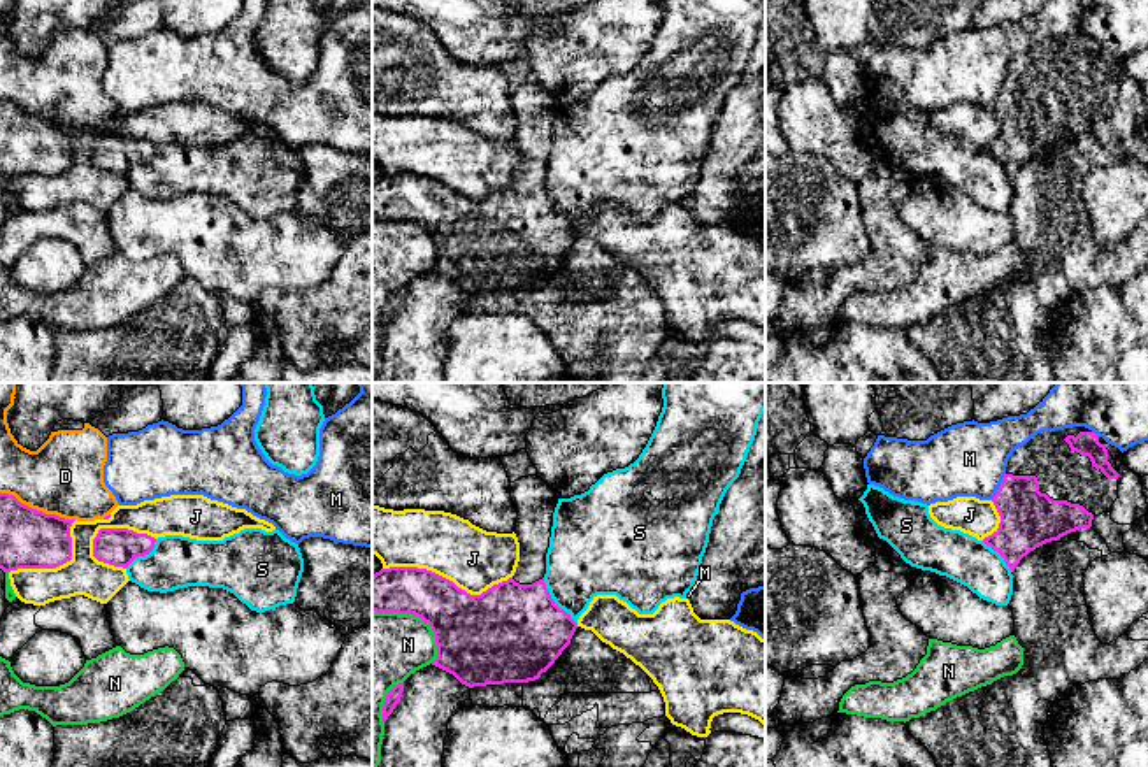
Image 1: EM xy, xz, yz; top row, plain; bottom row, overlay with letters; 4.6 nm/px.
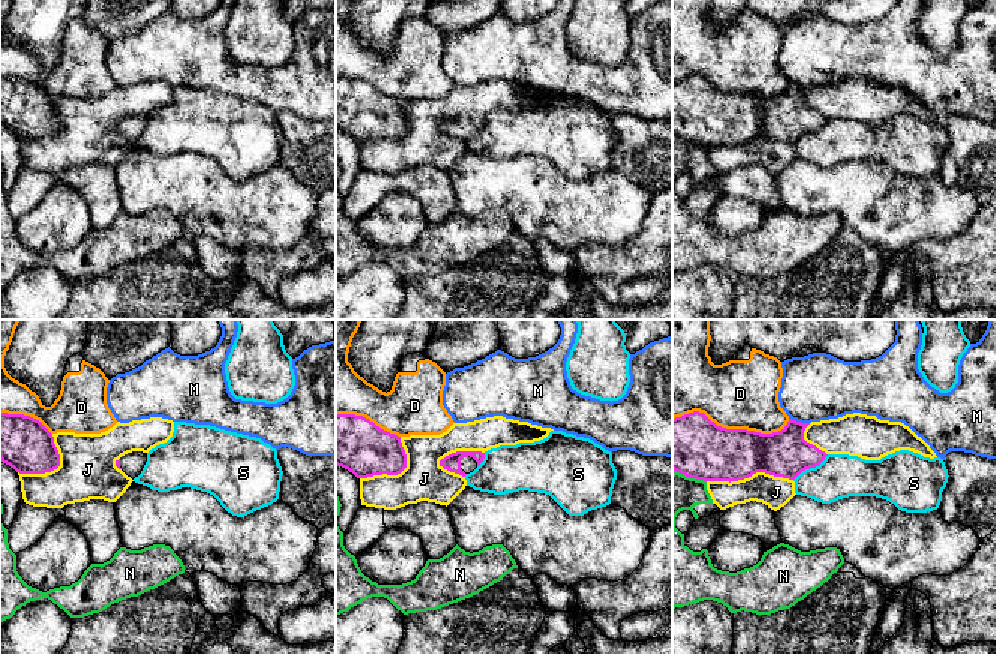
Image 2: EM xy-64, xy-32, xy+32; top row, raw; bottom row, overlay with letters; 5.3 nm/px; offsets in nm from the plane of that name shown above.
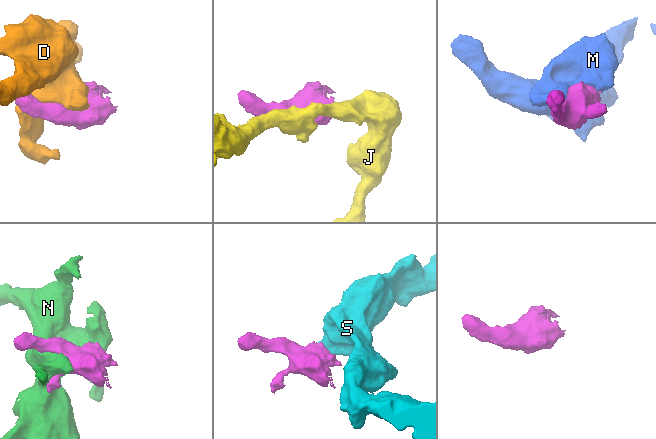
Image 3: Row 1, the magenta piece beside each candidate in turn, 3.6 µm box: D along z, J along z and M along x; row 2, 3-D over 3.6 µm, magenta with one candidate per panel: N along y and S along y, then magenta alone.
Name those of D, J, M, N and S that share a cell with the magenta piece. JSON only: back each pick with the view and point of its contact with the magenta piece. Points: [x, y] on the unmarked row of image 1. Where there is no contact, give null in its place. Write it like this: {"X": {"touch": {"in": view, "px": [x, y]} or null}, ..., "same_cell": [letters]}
{"same_cell": []}

